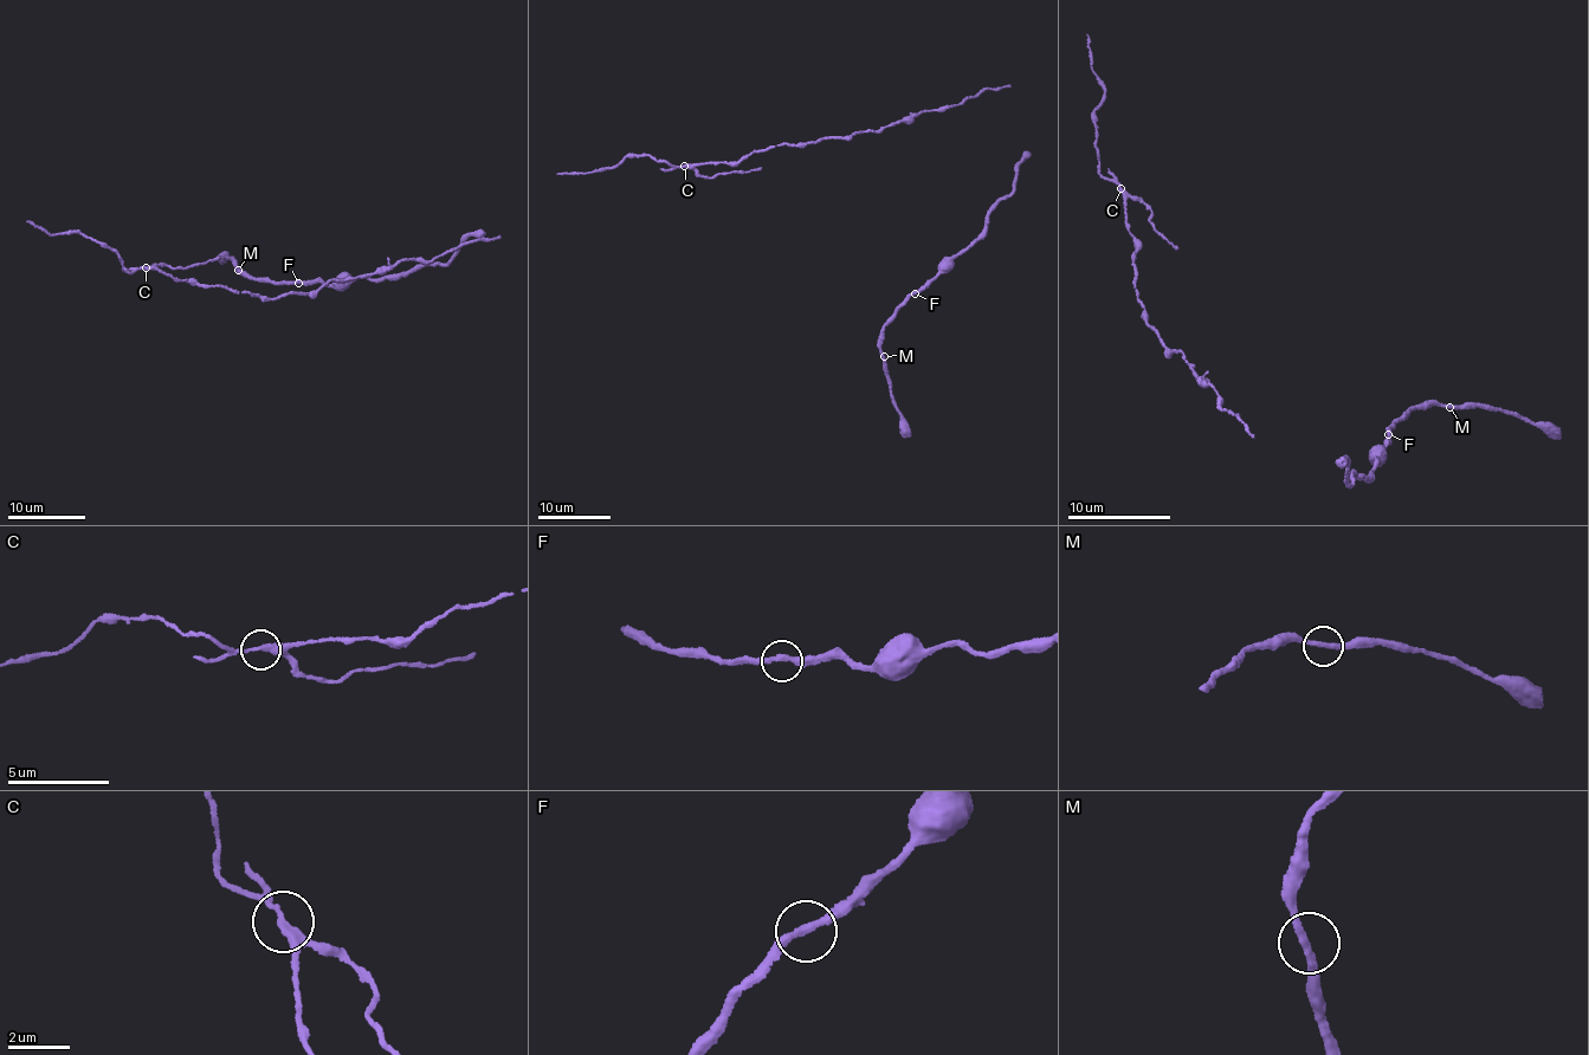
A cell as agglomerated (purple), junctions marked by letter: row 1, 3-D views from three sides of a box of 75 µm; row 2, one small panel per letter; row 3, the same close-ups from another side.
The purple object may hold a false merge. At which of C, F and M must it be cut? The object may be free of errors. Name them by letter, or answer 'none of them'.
C

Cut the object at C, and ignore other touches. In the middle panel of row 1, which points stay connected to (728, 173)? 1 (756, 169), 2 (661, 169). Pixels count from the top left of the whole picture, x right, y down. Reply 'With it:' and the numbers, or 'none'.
With it: 1, 2

